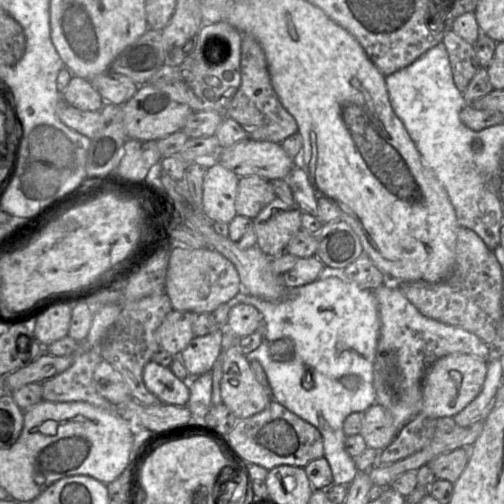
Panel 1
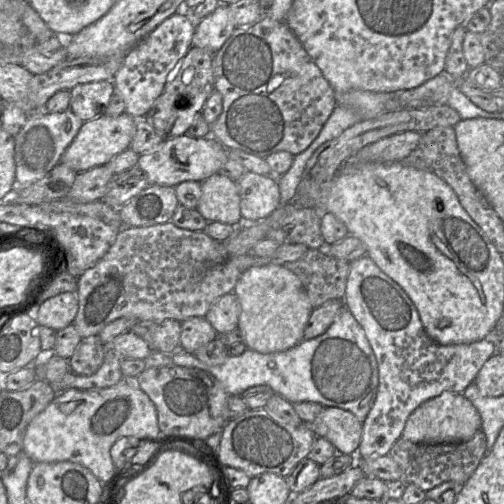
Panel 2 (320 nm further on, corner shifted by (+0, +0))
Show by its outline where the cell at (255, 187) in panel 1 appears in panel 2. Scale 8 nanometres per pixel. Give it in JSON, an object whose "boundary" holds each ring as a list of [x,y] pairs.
{"boundary":[[[216,173],[201,182],[201,190],[196,209],[208,222],[230,224],[238,229],[244,226],[236,181]]]}

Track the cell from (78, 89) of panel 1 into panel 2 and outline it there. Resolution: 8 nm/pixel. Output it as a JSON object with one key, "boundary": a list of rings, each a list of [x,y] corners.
{"boundary":[[[111,80],[78,84],[70,91],[69,109],[84,122],[104,114],[115,86]]]}

